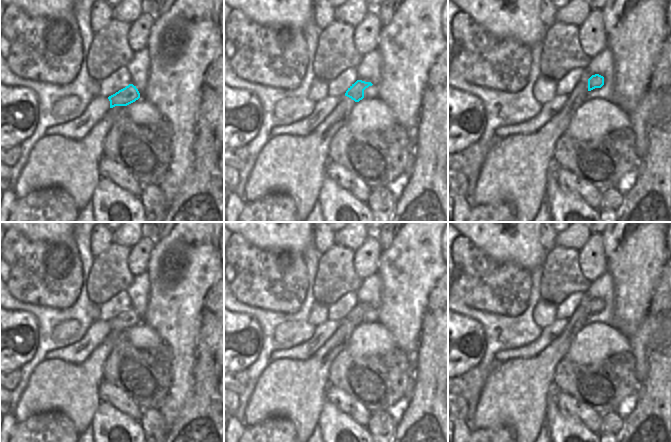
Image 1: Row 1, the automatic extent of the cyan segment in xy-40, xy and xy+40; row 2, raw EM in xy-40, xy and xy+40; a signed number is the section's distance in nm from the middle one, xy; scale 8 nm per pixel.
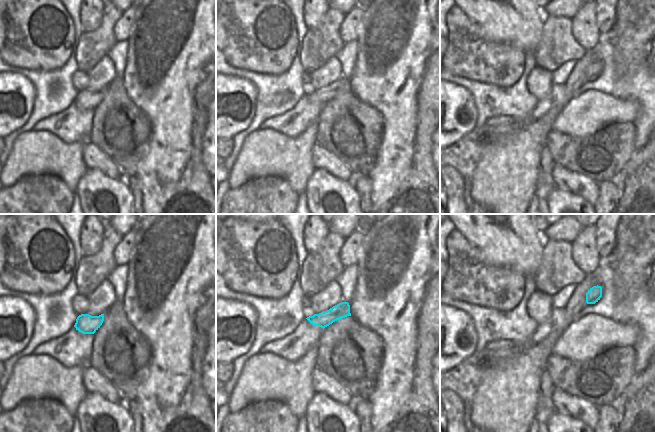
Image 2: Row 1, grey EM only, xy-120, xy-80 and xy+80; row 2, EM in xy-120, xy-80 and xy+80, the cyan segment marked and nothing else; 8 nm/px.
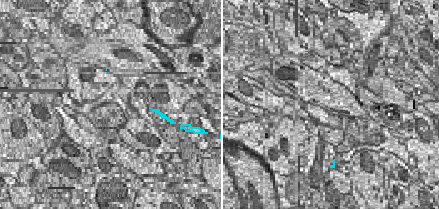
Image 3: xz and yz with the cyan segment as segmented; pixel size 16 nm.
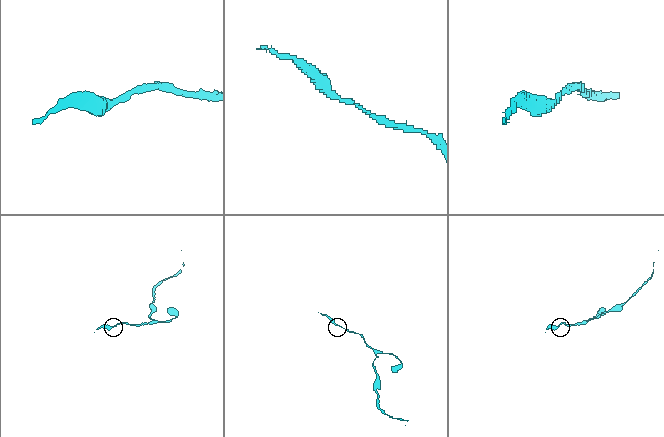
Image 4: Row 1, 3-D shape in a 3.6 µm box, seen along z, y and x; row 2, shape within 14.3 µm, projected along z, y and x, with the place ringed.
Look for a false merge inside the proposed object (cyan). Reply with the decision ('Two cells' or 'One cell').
One cell.

